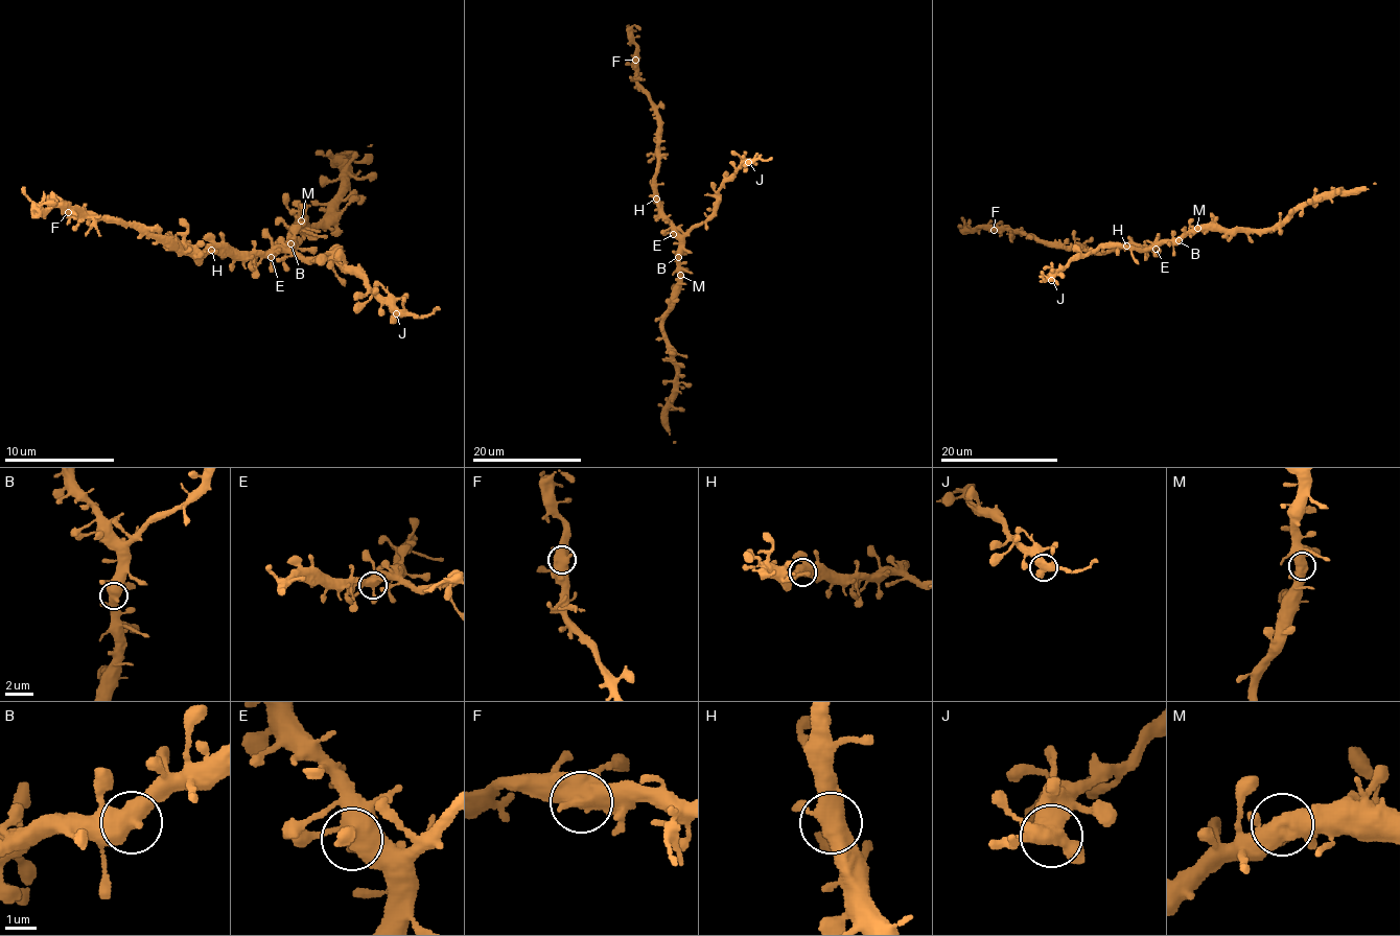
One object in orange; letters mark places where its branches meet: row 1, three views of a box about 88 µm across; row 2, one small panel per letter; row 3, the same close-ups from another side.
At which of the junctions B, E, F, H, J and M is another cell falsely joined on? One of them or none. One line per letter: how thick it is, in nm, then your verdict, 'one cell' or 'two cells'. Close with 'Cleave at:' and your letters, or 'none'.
B: 480 nm | one cell
E: 460 nm | one cell
F: 480 nm | one cell
H: 480 nm | one cell
J: 550 nm | one cell
M: 480 nm | one cell
Cleave at: none

